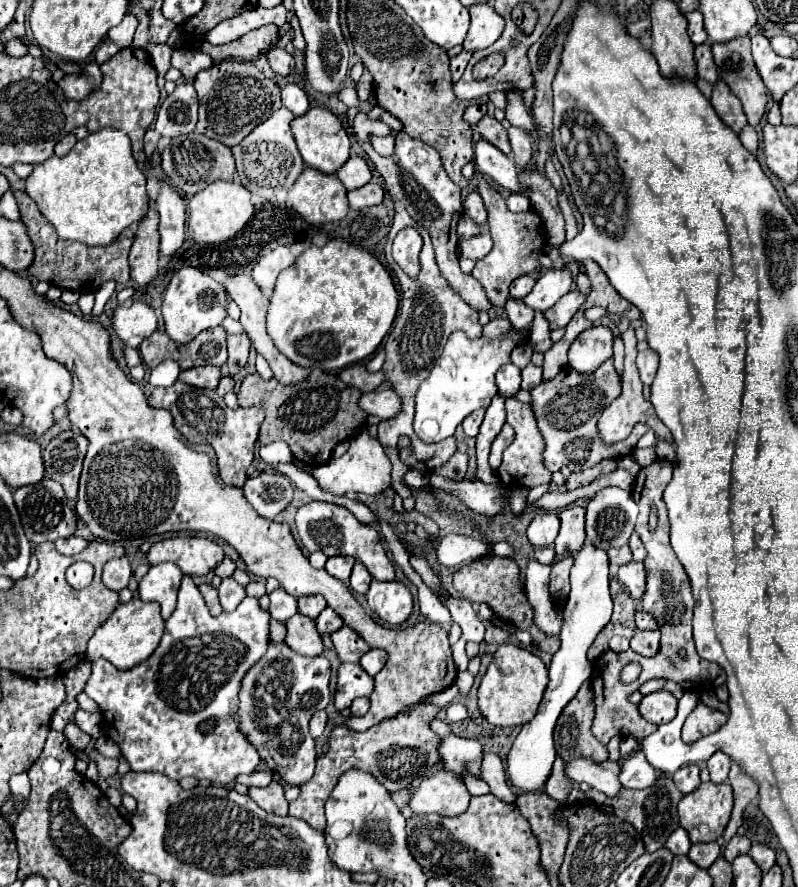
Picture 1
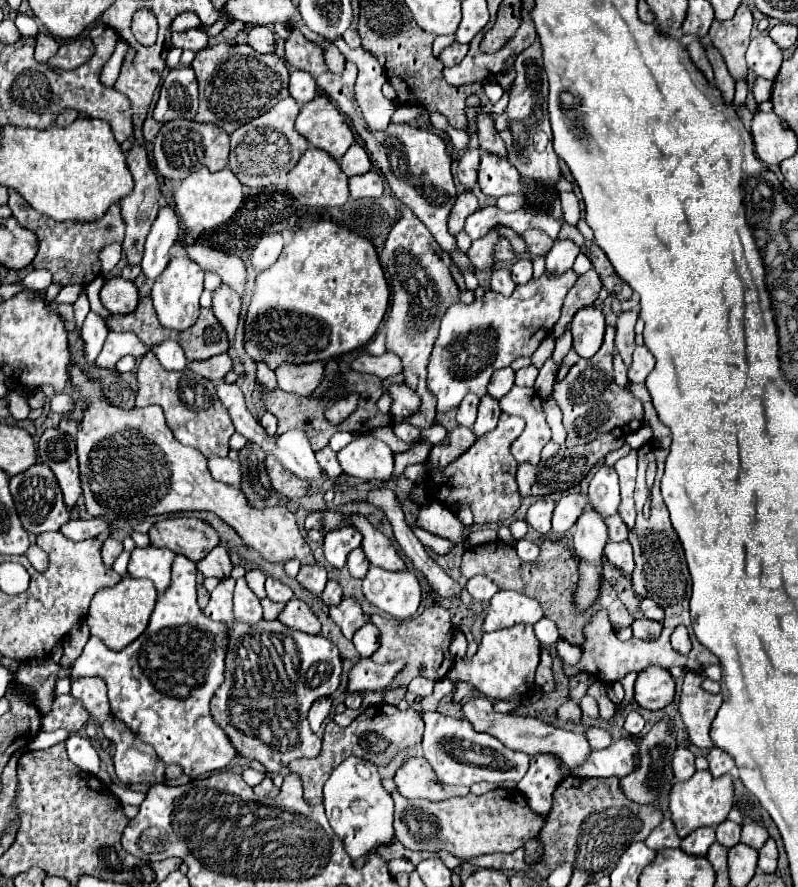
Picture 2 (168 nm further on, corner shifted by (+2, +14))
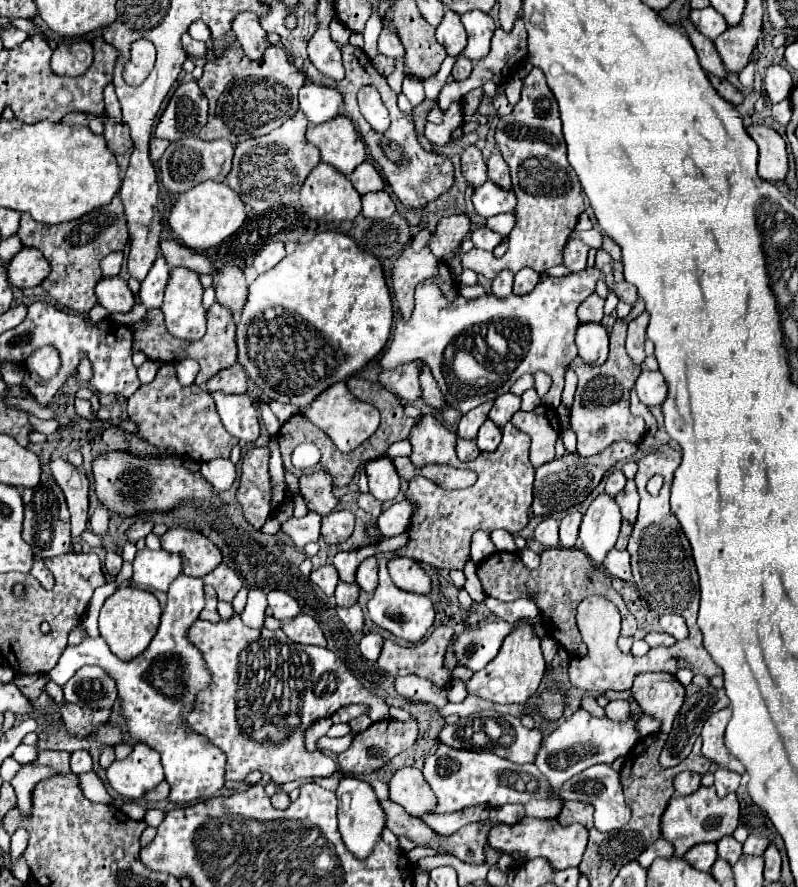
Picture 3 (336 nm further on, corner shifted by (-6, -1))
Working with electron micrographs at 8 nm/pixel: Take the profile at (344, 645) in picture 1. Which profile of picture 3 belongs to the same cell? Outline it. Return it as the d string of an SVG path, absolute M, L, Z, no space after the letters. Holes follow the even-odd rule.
M358 604L348 606L348 608L338 606L336 610L338 610L340 620L346 624L346 628L348 628L352 634L360 634L360 632L362 632L362 610L360 610Z

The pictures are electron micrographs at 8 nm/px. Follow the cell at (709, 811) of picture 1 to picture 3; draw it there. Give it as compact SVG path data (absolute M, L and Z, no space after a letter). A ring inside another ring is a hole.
M700 786L694 794L670 798L670 804L662 814L662 838L674 846L674 856L682 858L692 846L700 842L718 842L720 838L732 834L738 822L740 822L740 806L736 794L718 798L714 786Z

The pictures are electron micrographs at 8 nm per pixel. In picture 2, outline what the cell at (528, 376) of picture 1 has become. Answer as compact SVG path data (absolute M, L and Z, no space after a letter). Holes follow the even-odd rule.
M528 365L520 371L516 371L516 385L522 385L522 387L534 387L534 381L536 381L536 375L538 375L538 369L534 365Z

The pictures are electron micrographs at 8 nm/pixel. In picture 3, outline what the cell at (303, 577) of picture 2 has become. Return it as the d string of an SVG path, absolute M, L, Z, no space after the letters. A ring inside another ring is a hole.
M324 564L324 566L318 566L318 568L312 570L310 580L316 586L320 586L326 596L332 596L334 590L336 590L336 584L338 584L338 572L332 564Z

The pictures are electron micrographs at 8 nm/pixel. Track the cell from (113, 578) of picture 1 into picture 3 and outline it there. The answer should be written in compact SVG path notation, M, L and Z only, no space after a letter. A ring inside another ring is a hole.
M108 552L104 566L106 566L106 570L108 570L110 576L118 576L118 572L122 568L122 558L116 552Z

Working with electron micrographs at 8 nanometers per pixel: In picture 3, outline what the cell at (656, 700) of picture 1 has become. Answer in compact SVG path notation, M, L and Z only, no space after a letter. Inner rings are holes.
M644 672L644 674L638 674L634 678L634 686L630 688L630 692L636 698L636 702L640 704L642 712L658 718L662 722L662 732L670 732L672 722L676 718L676 712L680 710L680 706L684 702L684 686L676 680L676 676L672 676L668 672Z

